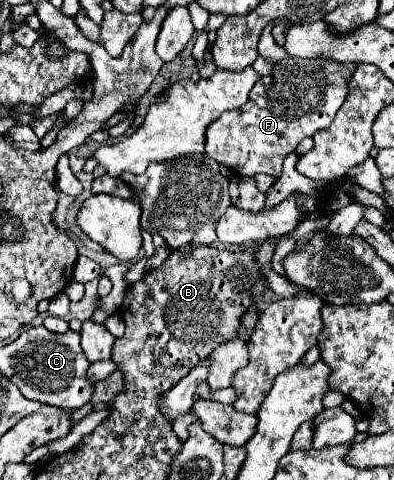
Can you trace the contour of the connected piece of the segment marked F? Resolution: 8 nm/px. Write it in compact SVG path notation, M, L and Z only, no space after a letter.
M284 58L278 64L274 64L272 74L262 76L258 84L252 88L248 102L238 108L224 112L216 122L212 122L206 130L206 154L214 156L214 160L222 162L226 168L230 168L234 174L240 176L256 176L258 172L280 176L282 162L286 154L294 152L300 140L314 136L316 132L328 128L340 110L346 94L348 94L348 78L354 74L358 64L350 62L330 62L324 58Z

